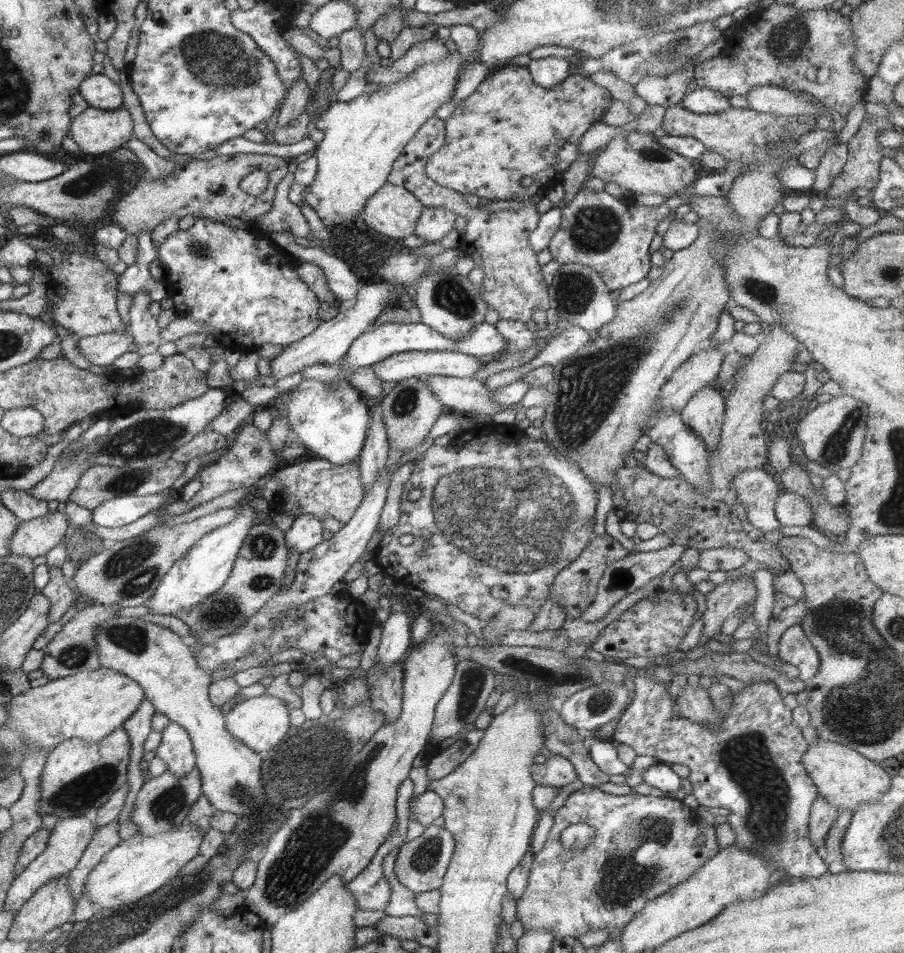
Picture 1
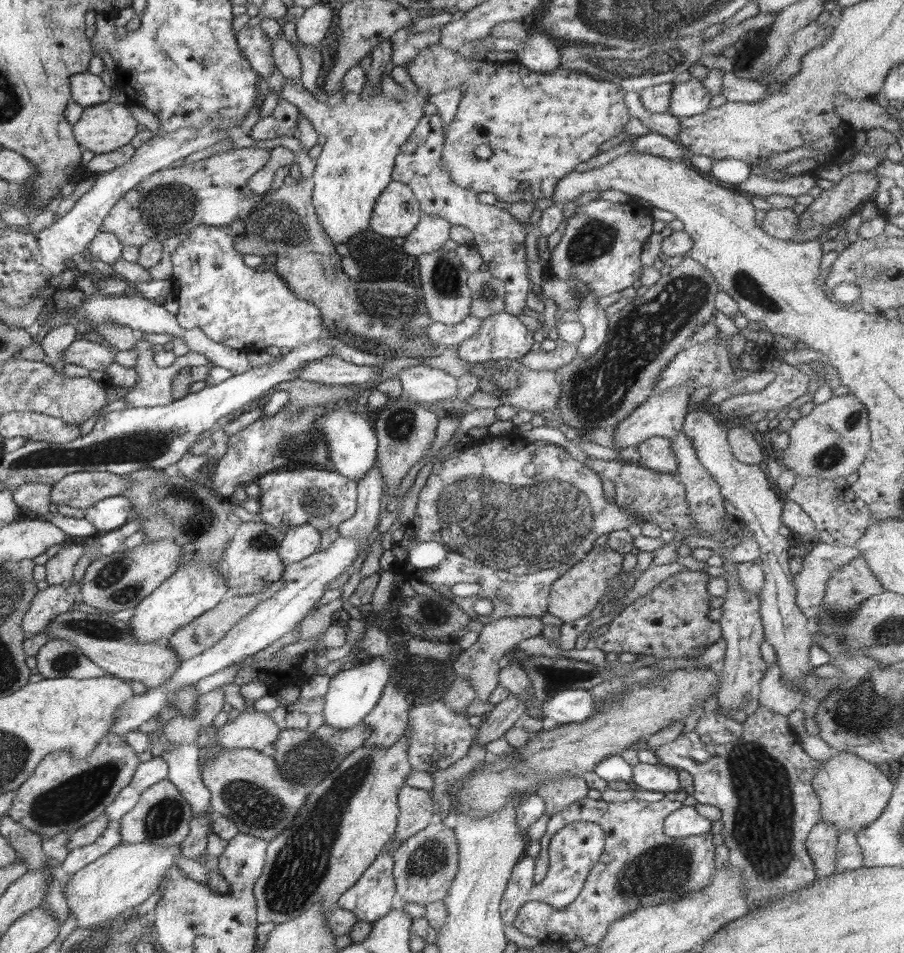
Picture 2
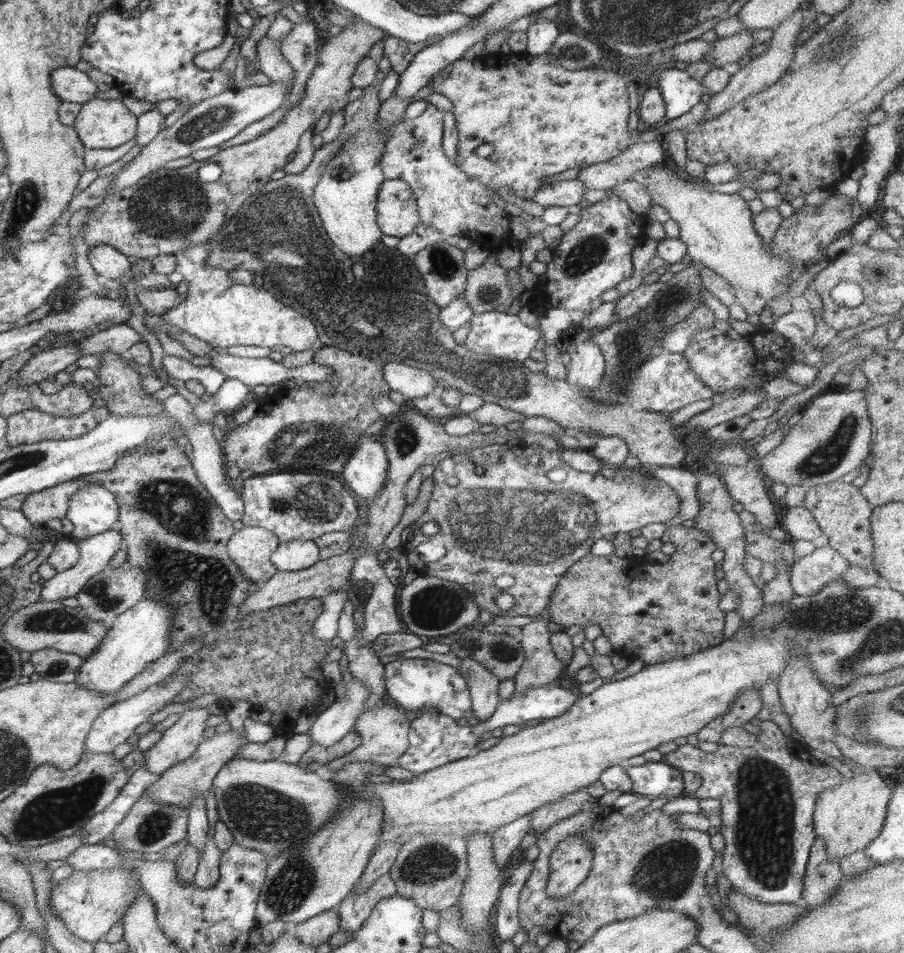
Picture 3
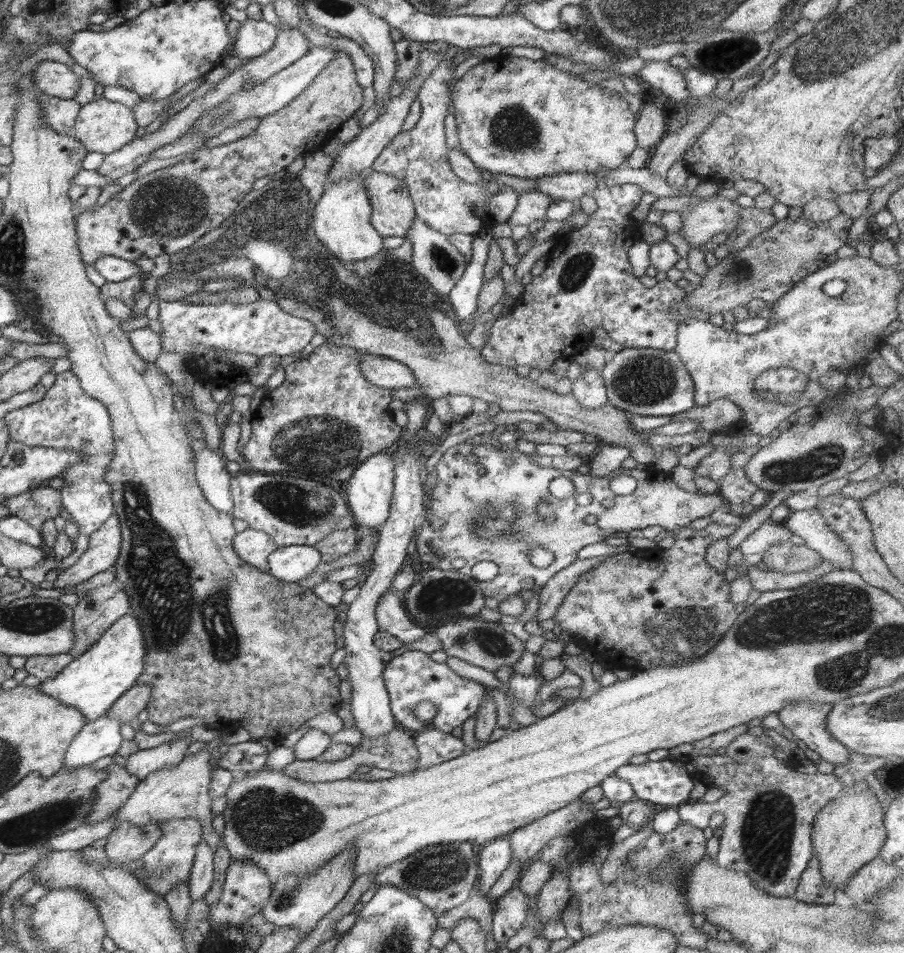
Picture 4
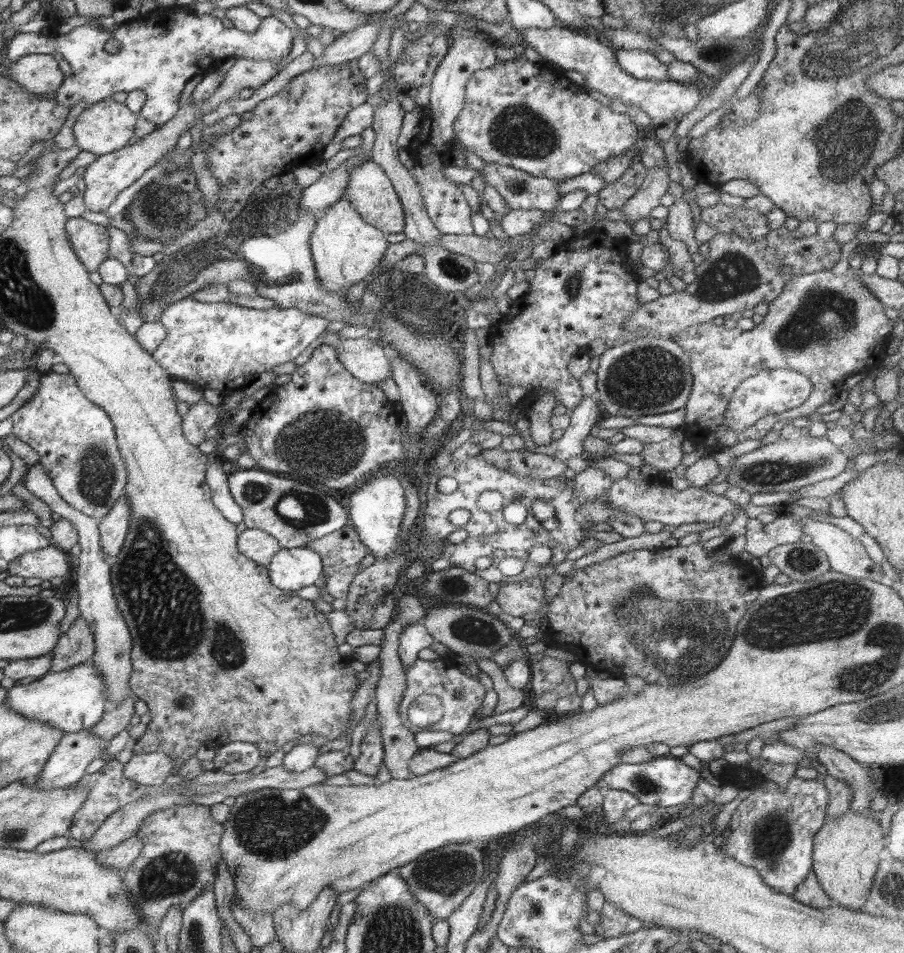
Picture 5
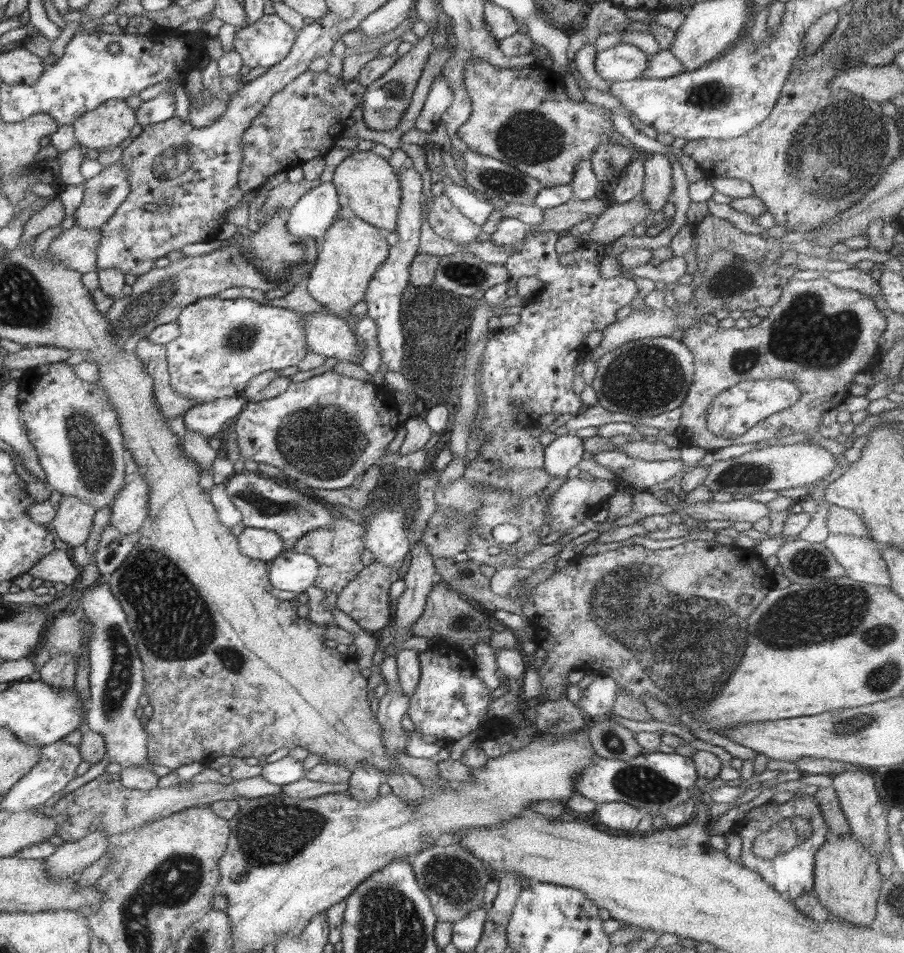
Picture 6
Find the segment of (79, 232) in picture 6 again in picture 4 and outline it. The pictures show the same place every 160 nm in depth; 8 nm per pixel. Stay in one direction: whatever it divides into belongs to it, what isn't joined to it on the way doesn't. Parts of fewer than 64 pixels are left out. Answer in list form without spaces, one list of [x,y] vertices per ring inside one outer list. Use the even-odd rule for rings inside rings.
[[[338,51],[335,59],[313,79],[312,84],[284,108],[263,116],[252,134],[230,144],[200,149],[173,166],[160,168],[132,181],[116,194],[116,199],[111,198],[102,208],[95,210],[92,207],[88,213],[82,211],[77,222],[77,232],[83,260],[87,261],[88,265],[94,265],[101,257],[112,256],[134,262],[141,258],[154,259],[164,252],[171,255],[192,247],[192,244],[208,232],[218,229],[232,216],[240,202],[252,191],[252,184],[256,179],[286,169],[294,160],[304,157],[307,153],[321,151],[338,132],[341,124],[362,106],[362,91],[363,86],[358,84],[349,54]]]

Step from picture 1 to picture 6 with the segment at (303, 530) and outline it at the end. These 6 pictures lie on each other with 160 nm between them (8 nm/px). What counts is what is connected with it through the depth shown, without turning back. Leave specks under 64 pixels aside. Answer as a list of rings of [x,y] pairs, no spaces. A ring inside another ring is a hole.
[[[284,550],[266,564],[272,587],[298,593],[314,584],[320,566],[313,556],[293,550]]]

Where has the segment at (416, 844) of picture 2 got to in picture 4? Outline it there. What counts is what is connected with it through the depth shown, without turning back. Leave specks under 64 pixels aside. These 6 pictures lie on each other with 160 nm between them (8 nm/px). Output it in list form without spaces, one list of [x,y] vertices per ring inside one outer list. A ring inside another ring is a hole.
[[[452,842],[428,846],[399,860],[375,874],[374,886],[392,885],[421,900],[434,914],[460,906],[472,896],[479,878],[478,848],[469,842]]]

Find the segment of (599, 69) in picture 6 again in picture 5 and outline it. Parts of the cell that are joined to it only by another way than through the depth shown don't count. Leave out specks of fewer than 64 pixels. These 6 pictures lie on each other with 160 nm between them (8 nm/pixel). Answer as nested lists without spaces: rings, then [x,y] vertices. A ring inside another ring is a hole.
[[[615,50],[620,68],[638,80],[668,80],[668,65],[647,50]]]

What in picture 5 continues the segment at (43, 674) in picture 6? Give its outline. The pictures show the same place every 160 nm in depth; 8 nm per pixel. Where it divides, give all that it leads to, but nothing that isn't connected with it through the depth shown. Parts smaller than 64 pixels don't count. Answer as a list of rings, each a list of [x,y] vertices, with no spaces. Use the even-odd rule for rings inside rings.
[[[81,616],[70,625],[70,629],[60,640],[54,651],[50,653],[52,664],[50,673],[61,672],[90,660],[96,652],[94,629],[90,621]]]

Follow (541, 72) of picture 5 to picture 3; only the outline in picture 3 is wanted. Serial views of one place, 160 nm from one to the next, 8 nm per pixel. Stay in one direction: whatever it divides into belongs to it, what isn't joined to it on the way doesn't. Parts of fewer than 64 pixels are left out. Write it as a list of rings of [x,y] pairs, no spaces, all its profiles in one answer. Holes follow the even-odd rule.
[[[500,52],[495,55],[487,54],[481,58],[475,58],[472,61],[467,59],[458,59],[456,62],[451,62],[446,68],[437,72],[433,79],[427,85],[433,86],[434,92],[438,92],[443,96],[447,96],[453,104],[453,115],[455,116],[455,125],[459,132],[458,141],[458,156],[456,165],[460,167],[462,172],[465,172],[473,179],[478,179],[482,184],[494,187],[495,192],[502,186],[512,188],[512,193],[518,198],[531,199],[539,192],[539,188],[544,185],[544,179],[552,174],[570,170],[570,168],[584,168],[593,164],[598,164],[617,156],[624,152],[626,148],[630,148],[635,142],[641,140],[641,134],[636,130],[628,129],[628,114],[630,114],[630,105],[628,104],[628,93],[626,88],[629,86],[628,78],[624,81],[624,75],[619,69],[615,69],[614,65],[604,64],[598,67],[591,66],[587,69],[572,69],[564,68],[564,65],[552,53],[532,56],[527,52],[517,54],[511,52],[508,55]],[[480,144],[493,144],[494,151],[490,156],[480,157],[474,153],[474,150]]]

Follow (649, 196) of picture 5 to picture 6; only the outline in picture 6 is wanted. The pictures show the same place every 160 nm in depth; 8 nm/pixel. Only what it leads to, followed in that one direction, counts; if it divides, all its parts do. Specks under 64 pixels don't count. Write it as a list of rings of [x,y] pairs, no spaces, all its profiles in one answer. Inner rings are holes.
[[[642,193],[628,203],[612,205],[594,222],[592,232],[578,238],[580,243],[608,245],[608,243],[625,236],[632,235],[634,227],[644,224],[644,220],[652,216],[652,211],[644,203]]]

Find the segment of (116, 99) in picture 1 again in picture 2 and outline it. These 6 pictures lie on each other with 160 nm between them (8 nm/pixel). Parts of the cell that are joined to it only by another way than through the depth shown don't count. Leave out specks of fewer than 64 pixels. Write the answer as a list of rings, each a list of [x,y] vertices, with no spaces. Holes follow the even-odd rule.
[[[89,72],[72,75],[70,78],[70,87],[72,88],[71,96],[74,97],[76,104],[79,104],[82,107],[96,106],[97,104],[107,103],[110,100],[114,100],[110,95],[112,89],[106,86],[98,75]]]

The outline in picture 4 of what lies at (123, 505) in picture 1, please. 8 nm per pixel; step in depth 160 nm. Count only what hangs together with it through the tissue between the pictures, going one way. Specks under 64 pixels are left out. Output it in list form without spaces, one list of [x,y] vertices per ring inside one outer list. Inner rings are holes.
[[[71,370],[56,375],[54,384],[51,388],[48,388],[42,400],[6,413],[4,420],[10,428],[11,438],[16,442],[28,446],[79,450],[84,454],[84,458],[79,463],[64,471],[61,478],[64,478],[66,484],[59,489],[62,506],[73,516],[72,522],[80,528],[80,535],[74,540],[75,547],[72,554],[62,561],[62,566],[68,568],[76,564],[83,552],[87,550],[90,535],[98,531],[115,512],[114,490],[106,481],[108,465],[115,456],[114,421],[111,419],[107,405],[102,404],[95,397],[88,396],[83,391],[79,377]]]

